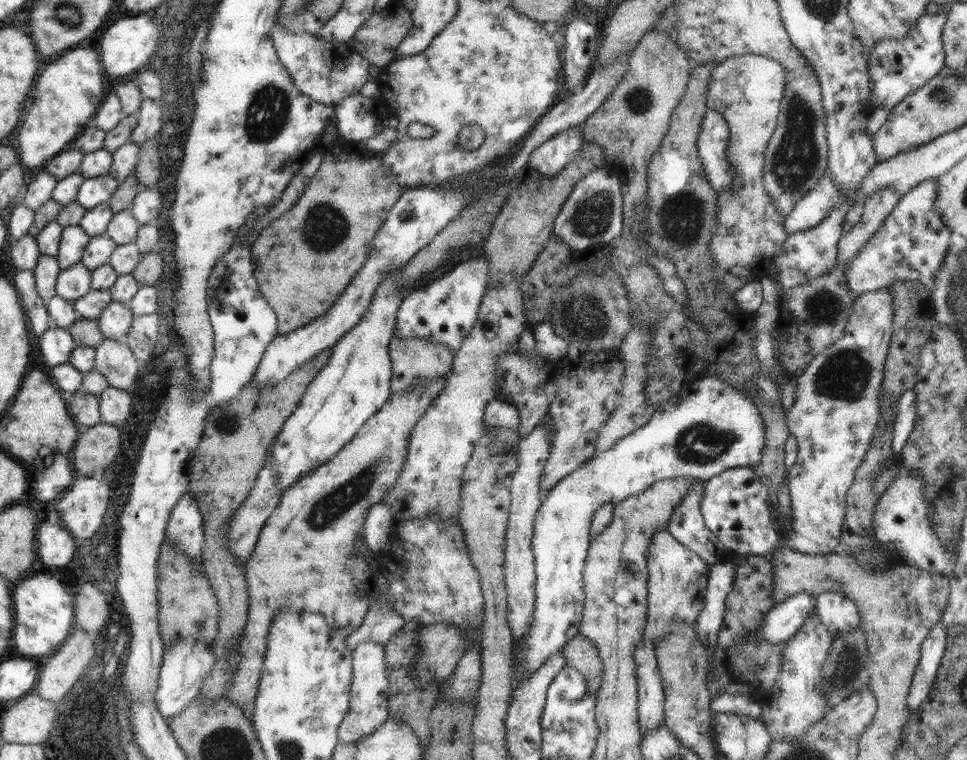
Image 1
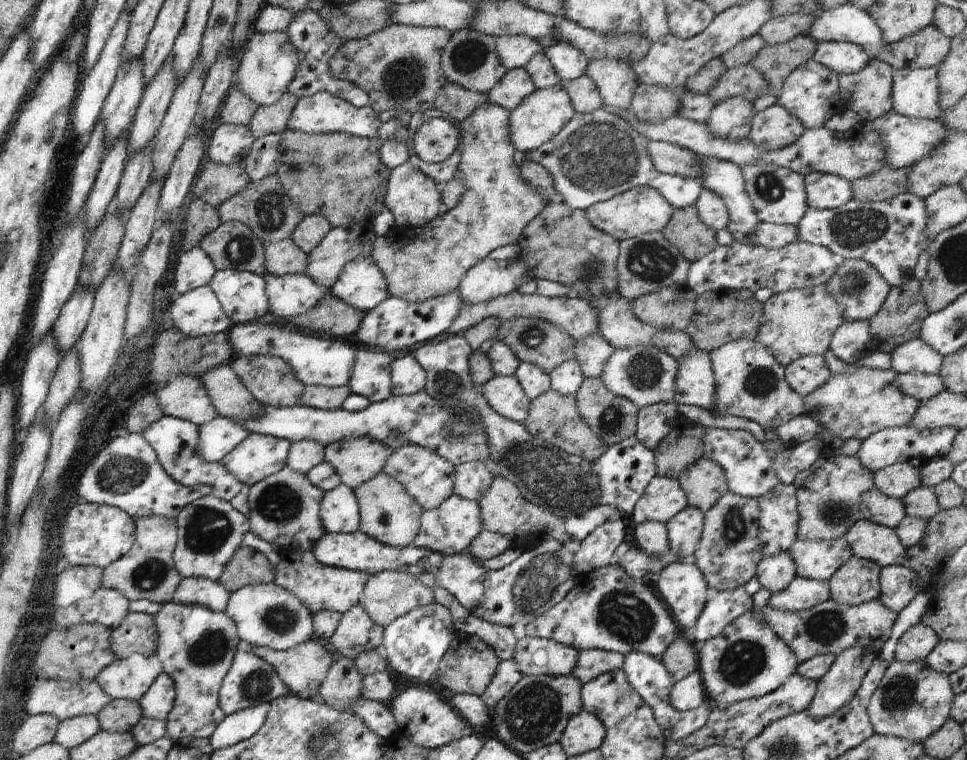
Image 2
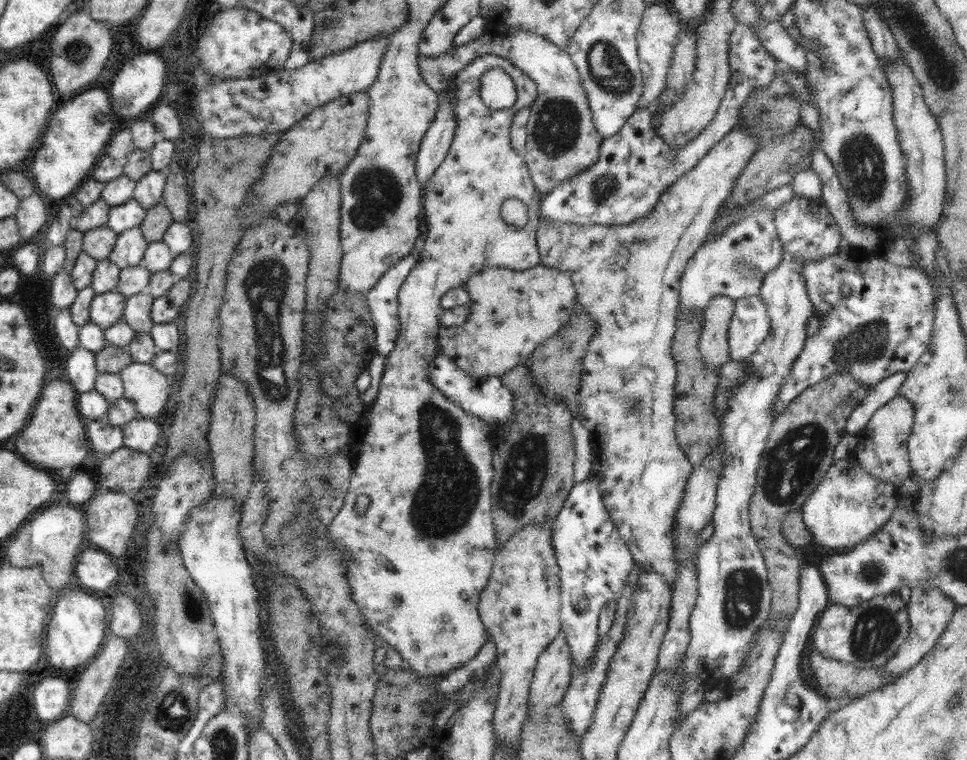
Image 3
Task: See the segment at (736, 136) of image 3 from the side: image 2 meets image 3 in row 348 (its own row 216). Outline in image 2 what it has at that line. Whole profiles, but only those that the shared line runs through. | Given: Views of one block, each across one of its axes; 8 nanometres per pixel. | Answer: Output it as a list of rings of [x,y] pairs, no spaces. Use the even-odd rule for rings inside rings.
[[[636,187],[613,196],[607,201],[600,201],[586,209],[588,220],[596,228],[613,236],[620,243],[626,239],[633,239],[640,234],[662,232],[670,222],[675,208],[652,187]]]

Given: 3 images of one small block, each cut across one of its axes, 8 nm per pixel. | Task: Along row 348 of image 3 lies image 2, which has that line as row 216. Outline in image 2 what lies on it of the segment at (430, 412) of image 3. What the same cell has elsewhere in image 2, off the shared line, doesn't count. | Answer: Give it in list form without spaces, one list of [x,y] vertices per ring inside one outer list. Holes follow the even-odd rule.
[[[409,162],[391,170],[384,204],[393,214],[398,228],[423,227],[443,213],[443,200],[439,184],[422,171],[414,170],[414,167]]]

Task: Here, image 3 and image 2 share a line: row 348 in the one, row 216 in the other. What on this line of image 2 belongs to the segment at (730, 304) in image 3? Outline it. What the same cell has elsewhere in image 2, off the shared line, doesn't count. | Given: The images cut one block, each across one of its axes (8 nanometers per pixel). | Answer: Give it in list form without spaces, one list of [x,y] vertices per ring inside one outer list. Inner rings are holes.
[[[703,188],[695,205],[700,220],[708,228],[713,228],[716,232],[727,228],[730,217],[721,196],[708,188]]]

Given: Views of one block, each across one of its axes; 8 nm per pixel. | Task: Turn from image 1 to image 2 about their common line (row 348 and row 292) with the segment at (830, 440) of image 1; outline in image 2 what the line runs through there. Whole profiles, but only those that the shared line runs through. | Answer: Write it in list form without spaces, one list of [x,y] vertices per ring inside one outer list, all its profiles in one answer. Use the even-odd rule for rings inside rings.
[[[844,259],[824,286],[827,293],[841,306],[844,322],[869,321],[876,316],[891,289],[876,268],[862,259]]]

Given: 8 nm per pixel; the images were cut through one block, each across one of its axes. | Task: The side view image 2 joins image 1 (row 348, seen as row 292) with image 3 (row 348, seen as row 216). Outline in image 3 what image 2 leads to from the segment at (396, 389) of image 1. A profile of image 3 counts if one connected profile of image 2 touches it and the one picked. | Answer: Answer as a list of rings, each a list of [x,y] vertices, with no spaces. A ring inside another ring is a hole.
[[[542,264],[523,271],[504,267],[483,268],[471,275],[464,288],[470,297],[466,306],[471,313],[467,321],[460,326],[450,329],[440,324],[436,333],[436,350],[474,378],[482,378],[489,374],[501,376],[524,364],[536,346],[540,346],[547,338],[556,334],[568,322],[571,314],[580,307],[576,289],[568,274]]]

